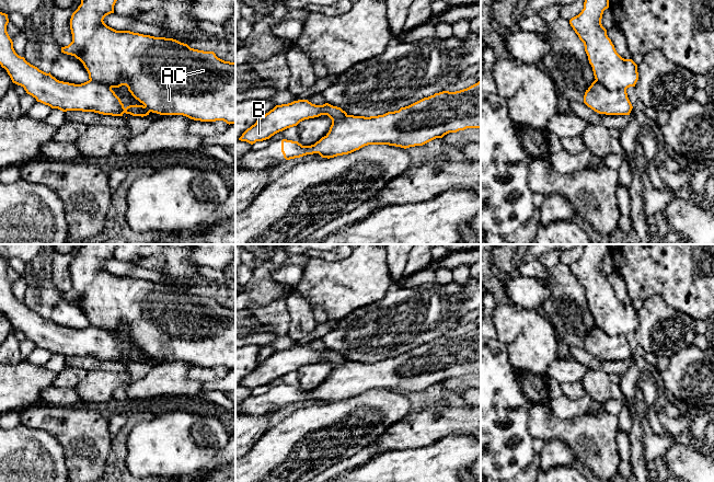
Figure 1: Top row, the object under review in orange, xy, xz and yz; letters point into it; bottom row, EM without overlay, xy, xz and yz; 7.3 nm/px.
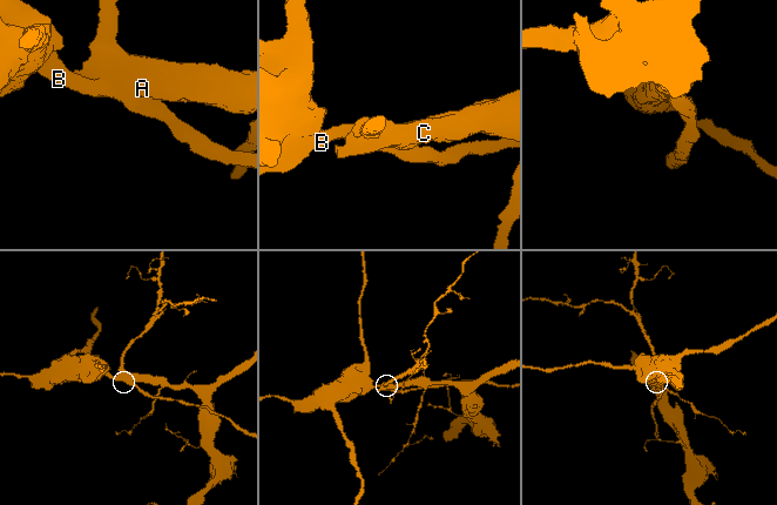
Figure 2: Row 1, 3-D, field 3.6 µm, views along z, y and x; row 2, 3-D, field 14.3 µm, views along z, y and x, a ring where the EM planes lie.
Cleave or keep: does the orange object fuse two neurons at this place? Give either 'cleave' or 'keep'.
cleave

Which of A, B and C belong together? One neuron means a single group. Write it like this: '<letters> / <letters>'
A C / B

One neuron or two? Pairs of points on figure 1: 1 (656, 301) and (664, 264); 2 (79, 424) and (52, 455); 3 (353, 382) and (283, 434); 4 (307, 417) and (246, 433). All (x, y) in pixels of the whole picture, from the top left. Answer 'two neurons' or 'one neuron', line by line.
1: two neurons
2: two neurons
3: two neurons
4: two neurons

